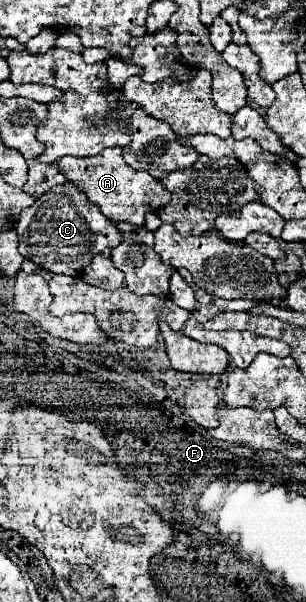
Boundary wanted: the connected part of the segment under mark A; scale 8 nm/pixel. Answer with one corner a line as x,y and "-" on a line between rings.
108,147
96,157
70,157
68,155
68,157
58,159
56,165
60,173
64,173
68,181
76,183
86,193
88,201
98,205
102,215
110,219
112,223
126,221
140,227
144,225
144,215
148,211
156,211
170,201
170,195
160,181
156,181
146,171
136,171
124,163
120,147

